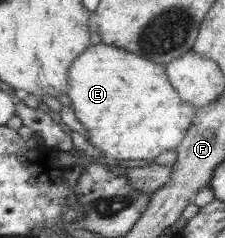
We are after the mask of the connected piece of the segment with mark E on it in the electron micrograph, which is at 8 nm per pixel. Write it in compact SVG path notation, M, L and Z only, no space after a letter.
M91 44L77 59L73 60L68 71L67 95L73 99L73 111L77 119L91 133L89 143L93 143L101 155L109 157L112 162L132 164L152 160L166 151L181 145L187 130L196 118L196 109L185 103L173 91L173 85L167 79L165 65L153 63L147 57L117 49L112 45Z

